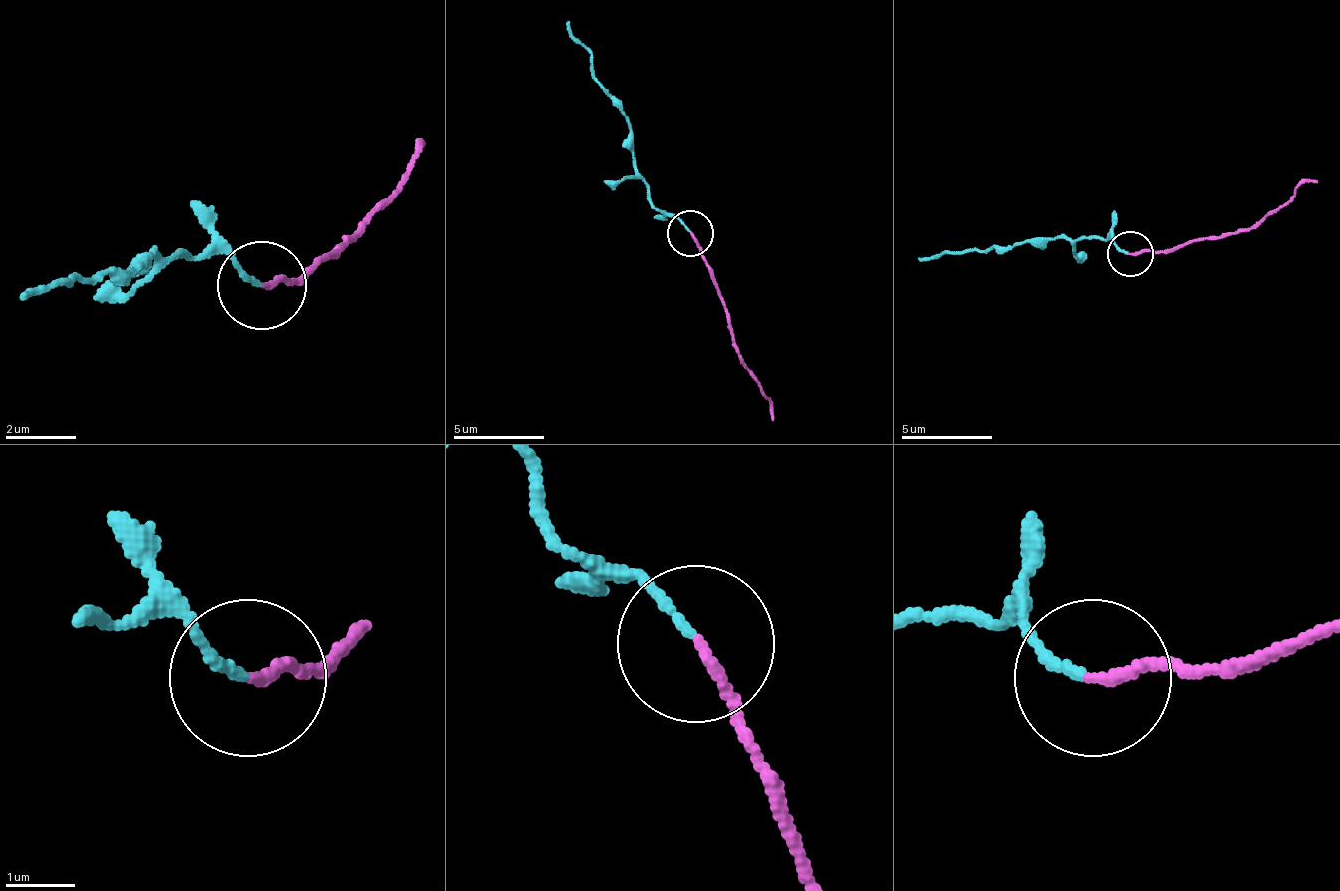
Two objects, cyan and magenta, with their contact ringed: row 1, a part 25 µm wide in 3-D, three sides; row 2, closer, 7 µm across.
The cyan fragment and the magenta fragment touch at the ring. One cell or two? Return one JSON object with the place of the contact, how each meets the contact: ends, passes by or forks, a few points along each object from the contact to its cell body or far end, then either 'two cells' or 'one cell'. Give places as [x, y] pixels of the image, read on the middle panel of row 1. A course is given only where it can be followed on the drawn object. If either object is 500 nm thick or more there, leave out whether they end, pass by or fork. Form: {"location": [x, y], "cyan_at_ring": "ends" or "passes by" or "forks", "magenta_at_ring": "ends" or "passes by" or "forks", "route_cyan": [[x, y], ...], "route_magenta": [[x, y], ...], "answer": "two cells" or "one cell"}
{"location": [690, 233], "cyan_at_ring": "ends", "magenta_at_ring": "ends", "route_cyan": [[689, 230], [675, 216], [652, 202], [634, 166], [630, 115], [598, 83], [570, 19]], "route_magenta": [[689, 234], [707, 266], [735, 353], [771, 403], [771, 422]], "answer": "one cell"}

